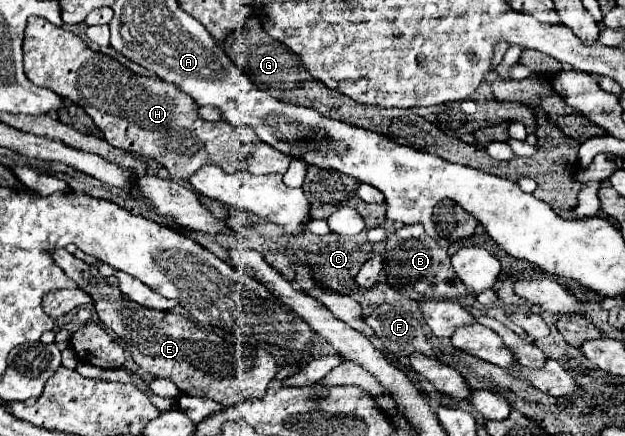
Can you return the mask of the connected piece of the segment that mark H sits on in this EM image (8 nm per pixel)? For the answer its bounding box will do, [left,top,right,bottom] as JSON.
[24,17,288,179]

